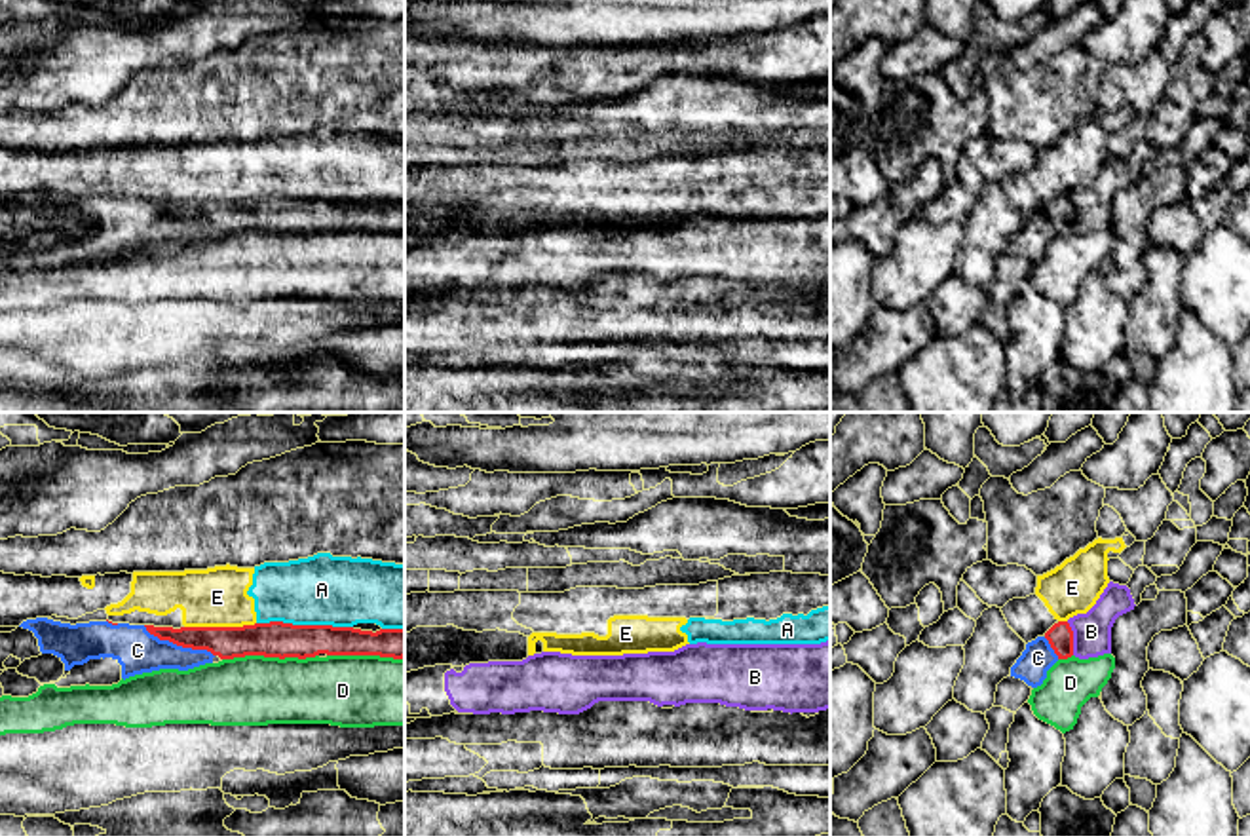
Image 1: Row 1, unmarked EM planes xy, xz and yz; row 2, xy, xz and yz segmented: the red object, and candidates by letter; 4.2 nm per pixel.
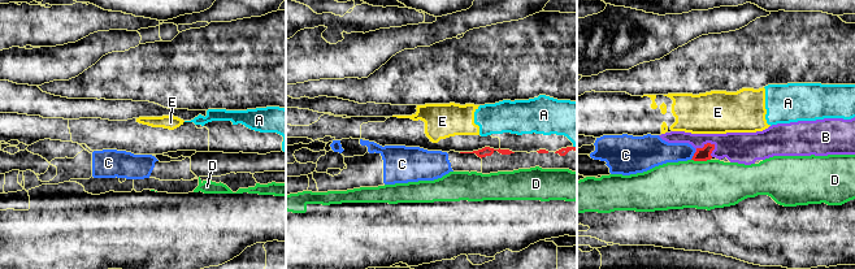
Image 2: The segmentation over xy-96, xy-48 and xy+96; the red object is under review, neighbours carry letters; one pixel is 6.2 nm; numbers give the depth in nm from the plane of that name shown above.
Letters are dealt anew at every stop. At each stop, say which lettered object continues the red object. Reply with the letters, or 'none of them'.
C

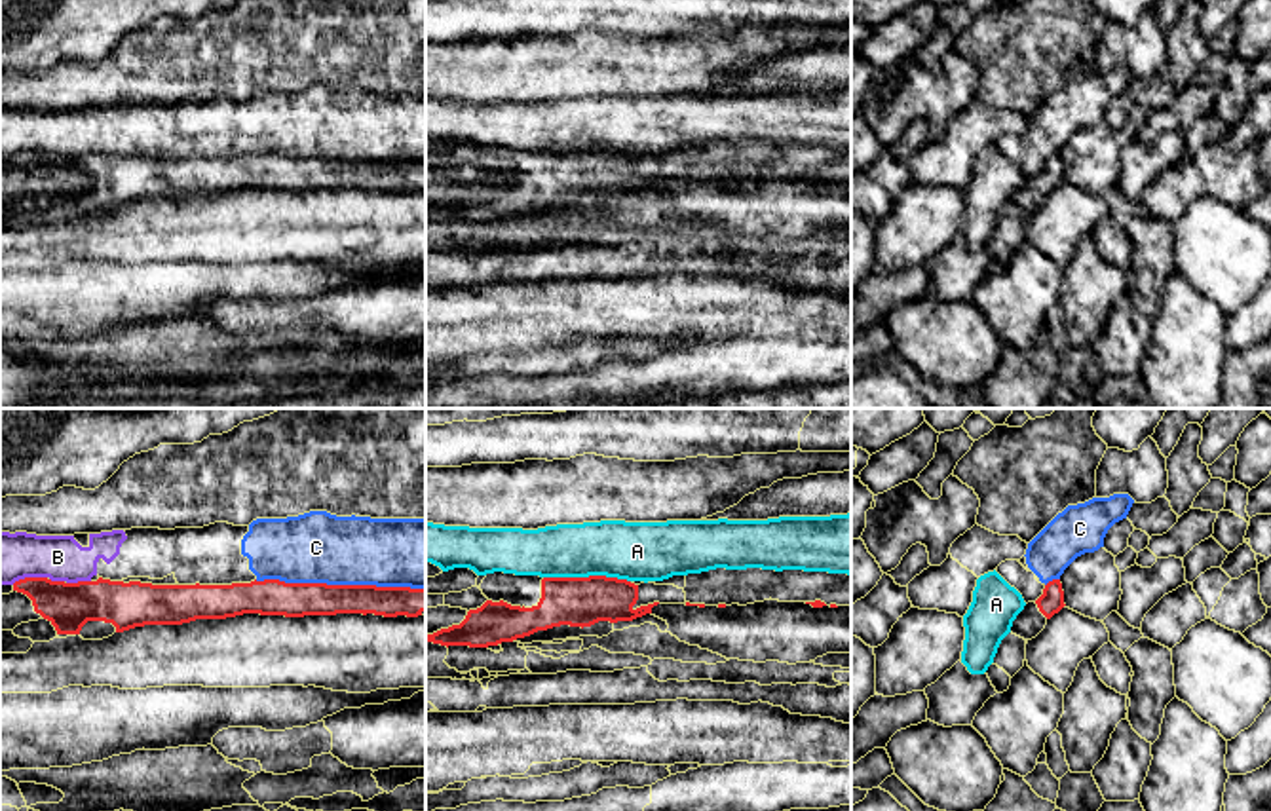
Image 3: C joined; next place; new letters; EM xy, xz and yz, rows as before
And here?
none of them

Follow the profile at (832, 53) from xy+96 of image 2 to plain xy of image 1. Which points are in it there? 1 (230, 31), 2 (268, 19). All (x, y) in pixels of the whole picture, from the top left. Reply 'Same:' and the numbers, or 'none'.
Same: none

